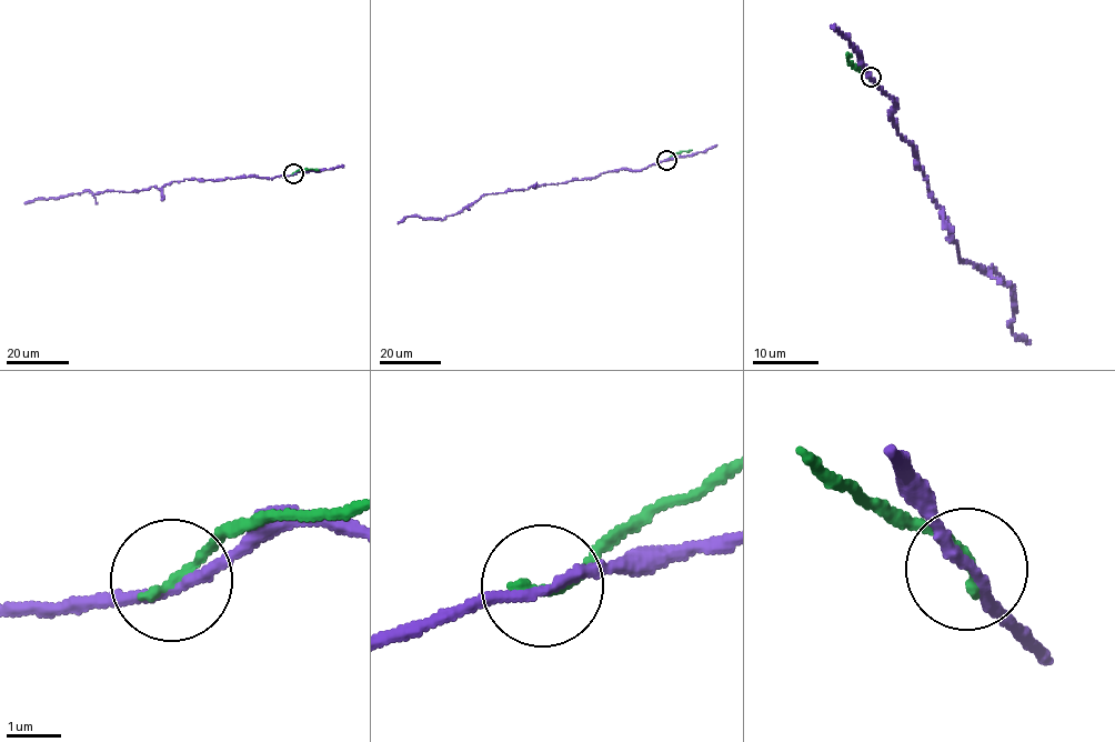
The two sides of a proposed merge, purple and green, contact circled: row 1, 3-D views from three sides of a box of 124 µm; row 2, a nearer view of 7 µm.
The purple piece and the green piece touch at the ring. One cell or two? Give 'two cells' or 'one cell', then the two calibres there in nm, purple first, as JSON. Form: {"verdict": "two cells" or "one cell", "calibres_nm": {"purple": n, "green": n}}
{"verdict": "two cells", "calibres_nm": {"purple": 190, "green": 190}}

